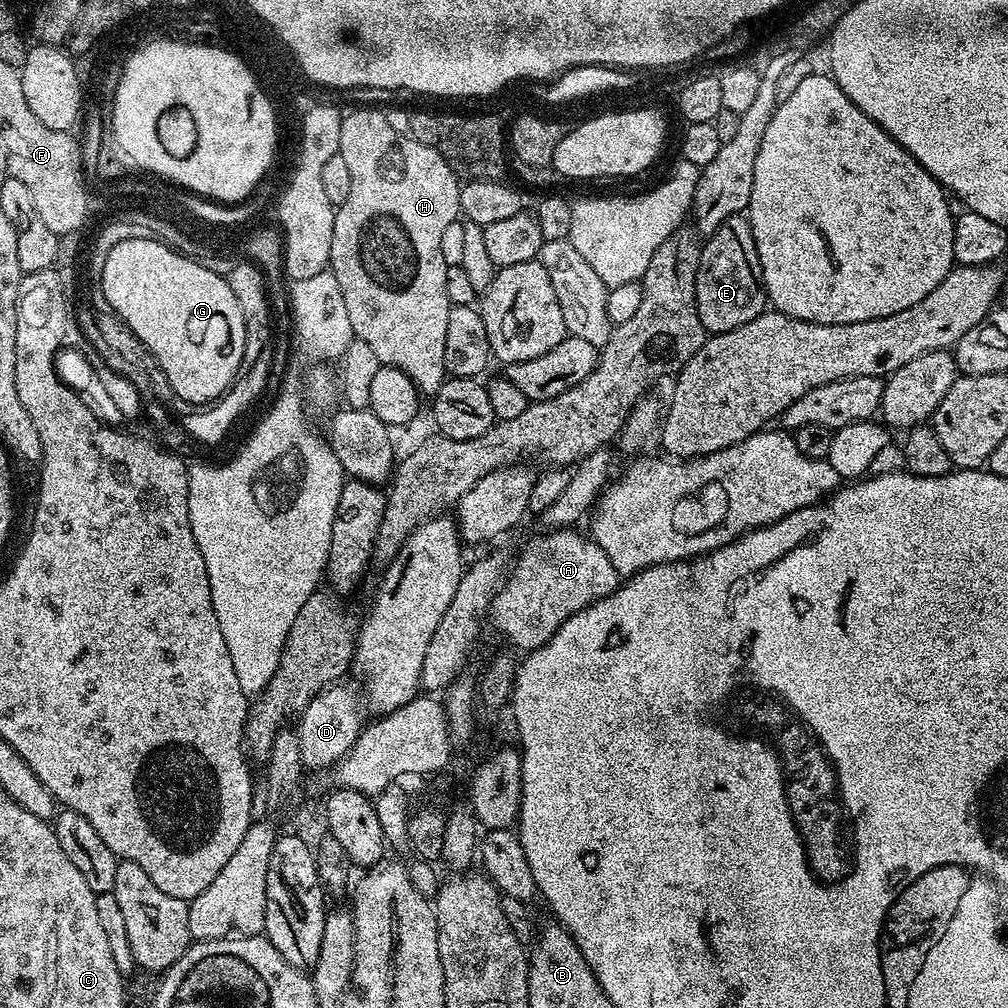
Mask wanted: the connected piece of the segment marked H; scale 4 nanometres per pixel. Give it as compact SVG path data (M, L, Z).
M356 108L345 115L340 121L340 150L338 153L350 170L350 194L346 202L335 209L334 230L330 242L330 258L328 263L331 272L338 278L338 286L342 286L342 298L346 298L346 314L350 314L352 335L357 340L366 342L378 354L381 365L397 368L409 376L425 397L431 398L444 385L444 351L446 350L446 318L448 317L448 295L446 294L446 270L448 263L442 258L442 233L446 226L460 216L460 186L461 181L439 148L431 144L423 144L413 136L403 136L387 121L385 113L376 108Z

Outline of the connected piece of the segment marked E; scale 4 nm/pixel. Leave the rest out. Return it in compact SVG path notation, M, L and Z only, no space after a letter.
M747 215L731 216L714 230L714 234L703 241L696 275L696 305L698 318L702 318L705 333L729 332L746 322L754 322L766 310L768 294L764 291L764 277L760 275L760 259L754 246L754 234Z

